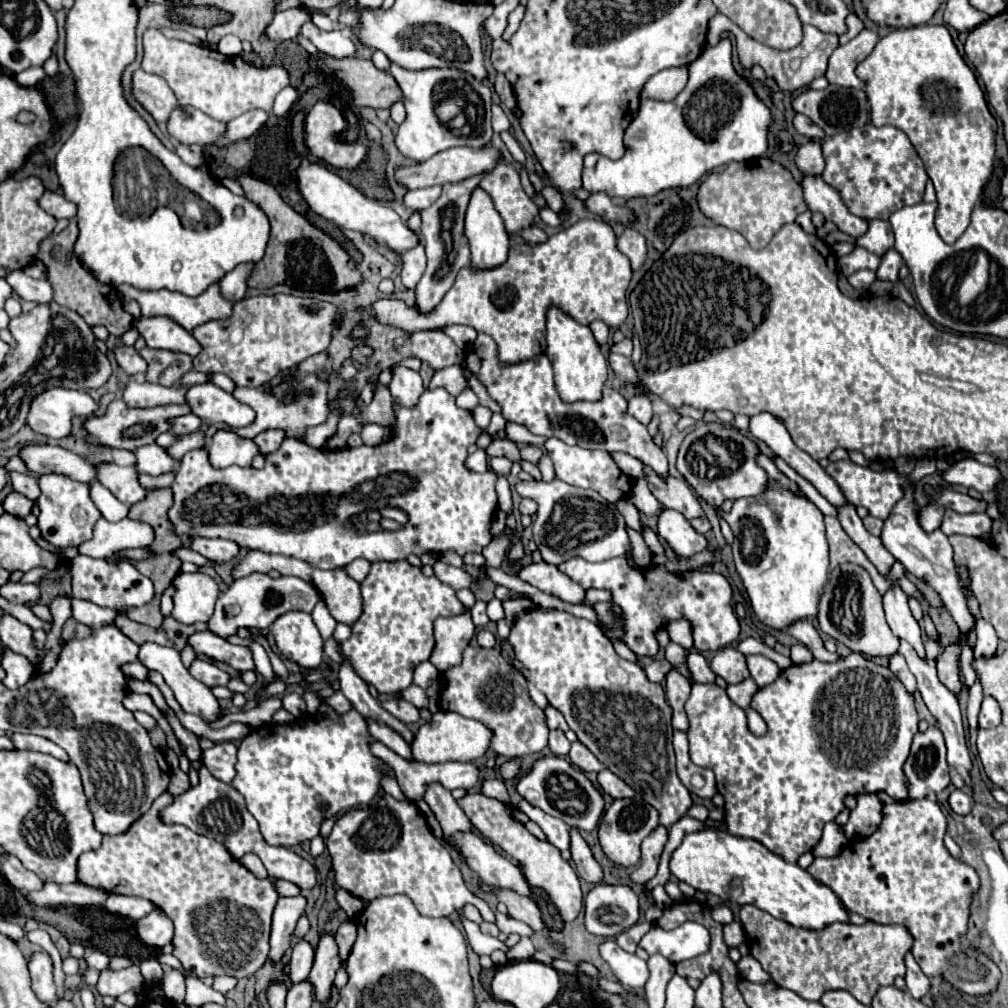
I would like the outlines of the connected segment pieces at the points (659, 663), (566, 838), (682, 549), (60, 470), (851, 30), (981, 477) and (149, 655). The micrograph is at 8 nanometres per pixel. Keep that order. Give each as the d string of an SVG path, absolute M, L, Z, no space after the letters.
M652 660L644 670L652 682L662 682L666 674L672 670L672 664L668 660Z
M522 800L522 812L544 830L550 844L554 844L558 850L570 848L570 826L564 820L552 818L550 814L544 814L542 810L532 808L526 800Z
M662 510L658 518L658 536L674 550L678 558L690 558L708 546L706 536L698 534L690 522L676 510Z
M28 444L24 446L20 458L36 474L64 474L76 482L92 484L96 482L96 466L86 462L82 456L50 444Z
M852 12L846 18L846 25L848 26L848 30L839 36L839 45L846 44L864 29L863 22Z
M974 458L958 460L946 472L940 472L940 476L950 486L960 484L964 488L974 488L978 492L994 490L996 482L1000 480L1000 472L994 466L984 466Z
M146 642L140 646L140 654L138 654L140 662L148 668L148 670L156 670L164 676L166 684L172 688L178 704L182 706L184 712L190 712L190 714L196 714L200 716L204 722L216 722L220 720L224 714L222 714L222 708L218 704L218 698L212 694L212 690L208 686L204 686L202 682L196 682L192 678L192 674L188 674L188 670L182 666L182 660L180 660L180 654L178 650L174 648L168 648L168 646L160 646L160 644L154 644L154 642Z

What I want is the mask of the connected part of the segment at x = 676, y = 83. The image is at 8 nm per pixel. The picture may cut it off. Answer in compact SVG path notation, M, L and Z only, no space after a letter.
M684 66L662 70L644 84L644 90L640 92L640 96L668 102L676 98L676 94L680 94L680 90L686 86L686 80L688 80L688 70Z

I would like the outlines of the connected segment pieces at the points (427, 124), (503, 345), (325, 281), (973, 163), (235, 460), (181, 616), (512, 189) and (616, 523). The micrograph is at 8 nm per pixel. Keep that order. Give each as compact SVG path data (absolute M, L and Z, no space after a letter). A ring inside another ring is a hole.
M392 64L390 72L392 72L392 76L396 78L396 82L402 88L402 94L404 94L402 102L404 102L406 112L408 112L404 124L398 128L398 132L394 136L394 144L396 144L396 148L400 150L402 156L406 156L406 158L410 158L414 162L426 162L434 154L438 154L442 150L448 150L448 148L454 148L454 146L474 146L474 148L480 148L480 146L486 146L490 142L490 138L492 138L492 126L490 126L492 98L490 98L490 88L488 86L484 86L482 82L472 78L470 74L464 74L464 72L452 70L452 68L430 68L430 70L412 72L412 70L404 70L404 68ZM444 80L468 80L468 84L480 94L480 98L484 100L484 110L486 110L480 134L470 134L466 138L458 138L438 120L436 110L434 110L434 86L444 82Z
M580 220L550 236L546 244L536 244L534 248L530 244L512 246L508 262L494 270L462 268L450 292L430 314L420 314L416 306L406 308L406 304L396 298L378 300L374 310L380 322L406 332L438 330L450 324L470 326L494 338L500 366L512 366L546 352L546 312L550 306L560 308L584 326L602 320L610 330L620 328L628 318L626 288L630 278L630 260L616 248L616 234L610 224L602 220Z
M242 176L238 182L246 198L258 204L270 220L270 242L266 256L256 268L252 268L252 278L248 282L250 288L266 290L274 288L276 284L288 284L290 288L306 292L340 292L354 290L362 282L362 274L358 272L352 258L344 252L344 248L328 234L314 228L298 212L294 212L270 184L250 176Z
M924 24L890 32L876 44L874 52L860 62L860 66L856 66L856 76L866 84L864 92L872 108L872 124L894 126L910 138L936 188L936 230L944 242L956 242L956 238L968 228L972 208L992 174L996 120L988 110L974 72L958 54L948 28Z
M216 432L212 438L212 444L208 448L208 460L214 468L226 468L226 466L250 466L252 458L259 454L259 449L254 440L244 440L236 436L234 432Z
M180 572L174 578L174 584L178 590L174 596L172 618L182 624L208 622L214 612L216 598L220 594L216 580L204 572L196 574Z
M500 164L478 184L494 202L498 214L504 220L508 234L518 234L520 230L534 224L538 206L524 192L520 174L514 164Z
M554 478L552 482L518 482L516 492L524 498L532 498L538 504L538 512L542 514L542 526L534 530L534 542L542 554L542 560L558 566L568 558L580 556L590 562L608 560L614 556L628 554L628 562L636 566L630 550L630 536L626 532L626 522L614 504L604 502L596 490L584 490L576 486L568 486Z

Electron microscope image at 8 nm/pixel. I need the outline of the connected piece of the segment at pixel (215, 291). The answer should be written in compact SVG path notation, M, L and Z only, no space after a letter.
M214 282L210 284L200 296L186 296L186 294L180 294L180 292L170 292L170 290L158 290L158 292L146 292L146 290L136 290L134 286L128 286L128 284L122 284L116 288L118 294L122 296L122 300L136 300L142 308L142 316L144 318L152 318L152 316L166 316L170 320L174 320L176 324L180 324L184 330L192 332L196 326L204 324L204 322L210 322L210 320L224 320L232 314L232 306L234 302L226 300L222 294L220 294L220 284Z

